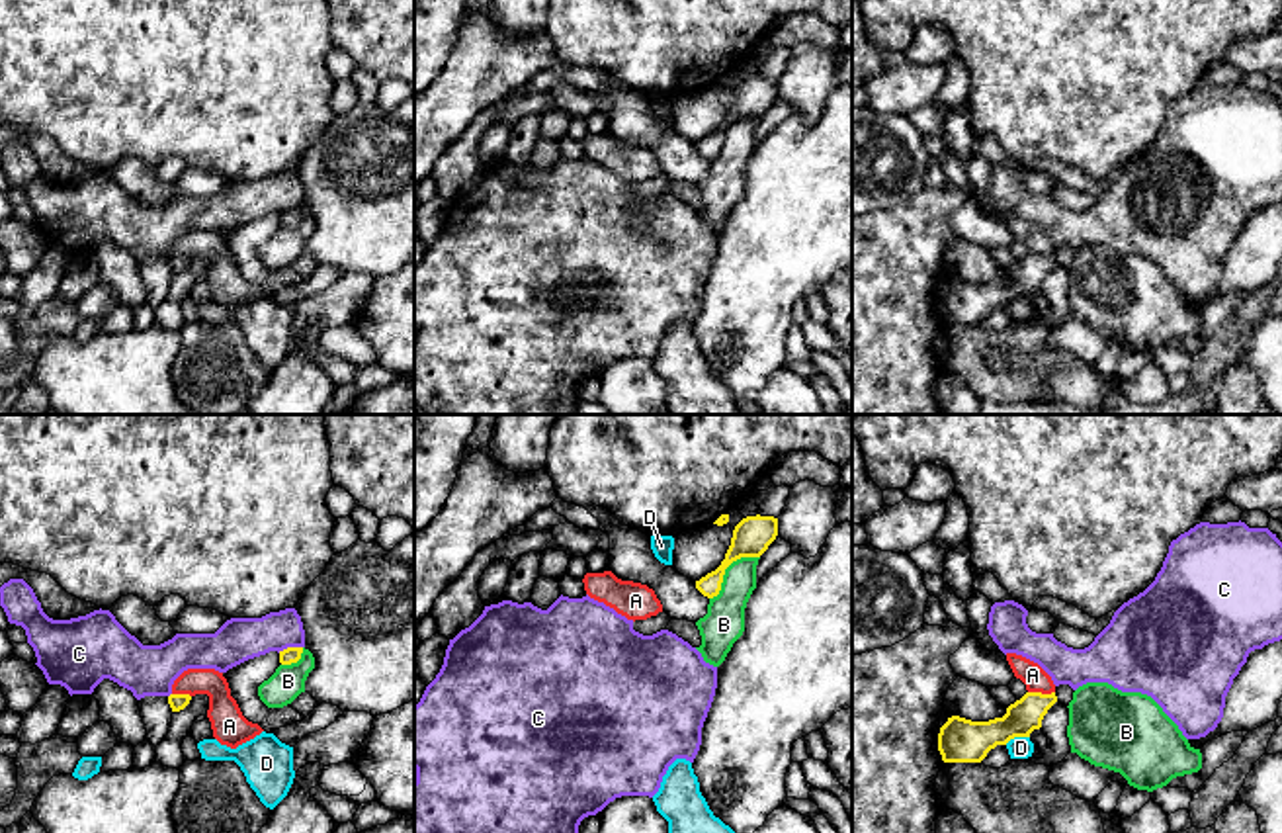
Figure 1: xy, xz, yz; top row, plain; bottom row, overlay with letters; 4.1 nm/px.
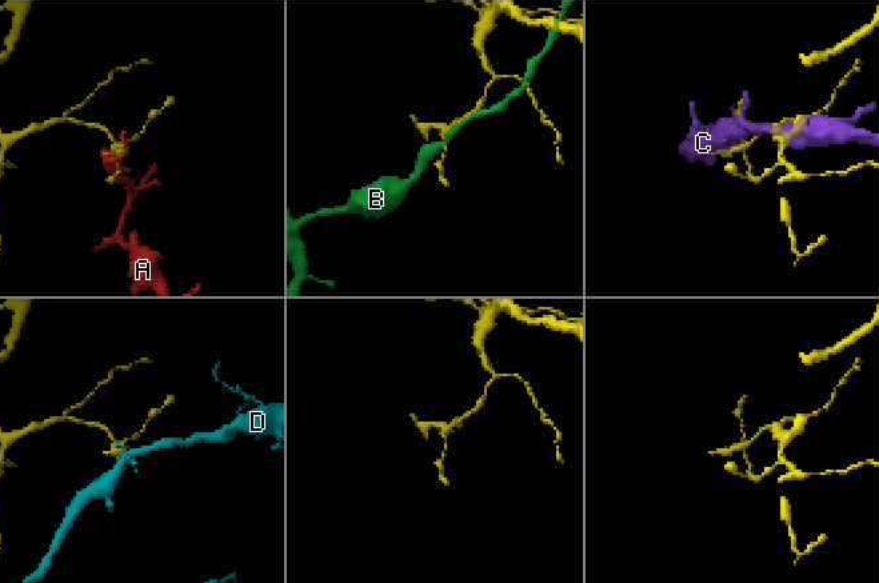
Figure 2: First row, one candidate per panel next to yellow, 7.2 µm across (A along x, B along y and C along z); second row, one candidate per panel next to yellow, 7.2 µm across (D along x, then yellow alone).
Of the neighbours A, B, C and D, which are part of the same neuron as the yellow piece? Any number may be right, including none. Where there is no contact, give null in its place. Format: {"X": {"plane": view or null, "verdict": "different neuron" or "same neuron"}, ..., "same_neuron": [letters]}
{"A": {"plane": "yz", "verdict": "different neuron"}, "B": {"plane": "xz", "verdict": "different neuron"}, "C": {"plane": "xy", "verdict": "different neuron"}, "D": {"plane": "yz", "verdict": "different neuron"}, "same_neuron": []}

